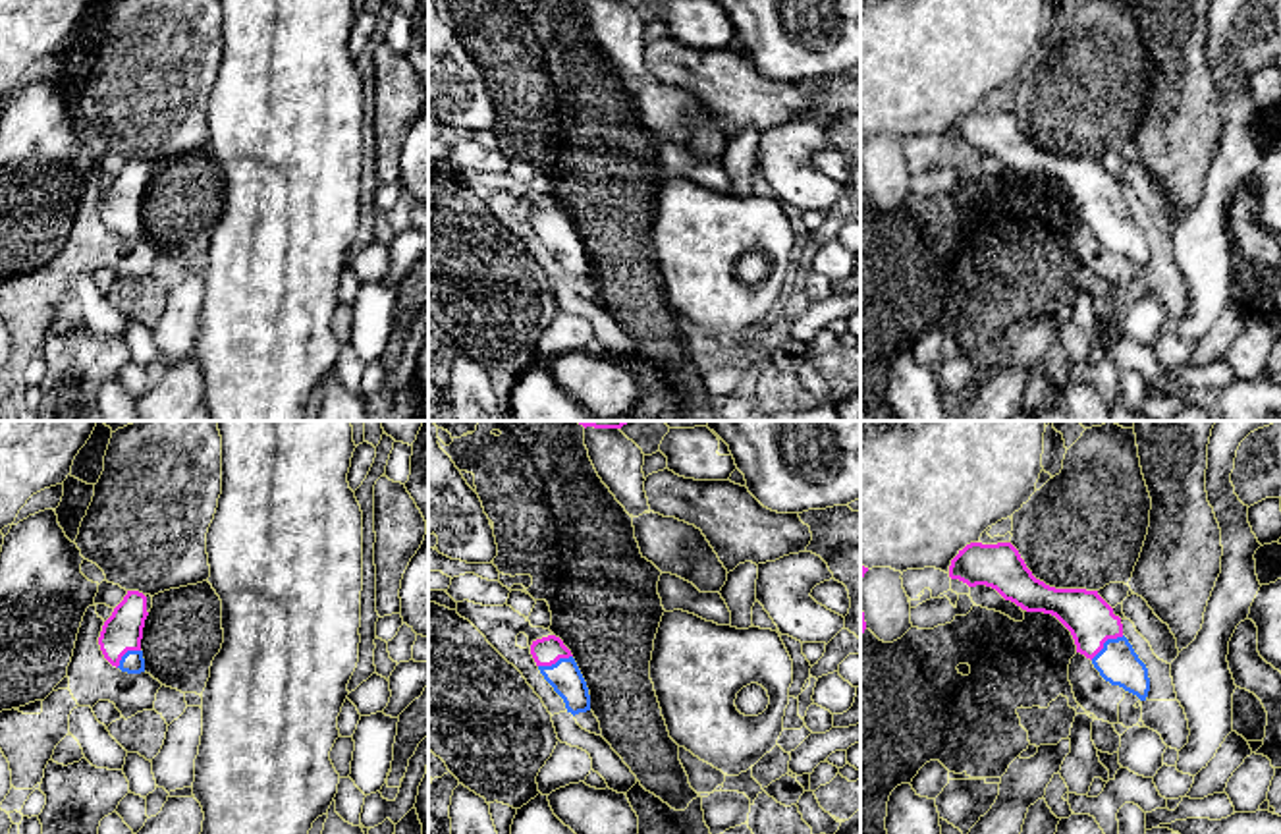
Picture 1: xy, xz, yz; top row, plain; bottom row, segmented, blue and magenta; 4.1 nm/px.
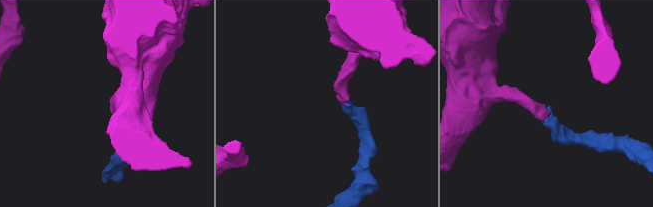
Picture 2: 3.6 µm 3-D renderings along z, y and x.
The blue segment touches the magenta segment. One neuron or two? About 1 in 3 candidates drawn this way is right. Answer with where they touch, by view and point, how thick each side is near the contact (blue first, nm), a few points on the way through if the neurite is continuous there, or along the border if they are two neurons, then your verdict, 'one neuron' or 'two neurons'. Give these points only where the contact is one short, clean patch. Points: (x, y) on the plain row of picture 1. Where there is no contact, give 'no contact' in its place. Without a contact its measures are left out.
meets blue in yz at (1106, 209); 170 nm thick on the blue side, 200 nm on the other; runs through yz (1117, 230), (1106, 209), (1090, 188); one neuron

